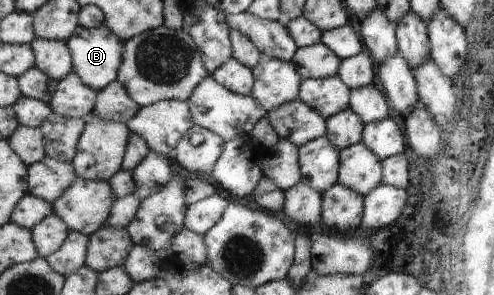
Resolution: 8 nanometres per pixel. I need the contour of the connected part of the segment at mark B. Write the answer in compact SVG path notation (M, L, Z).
M105 23L99 28L92 29L80 26L68 43L74 58L74 71L82 77L85 84L91 85L101 93L118 81L124 63L126 43L113 29L110 29Z

